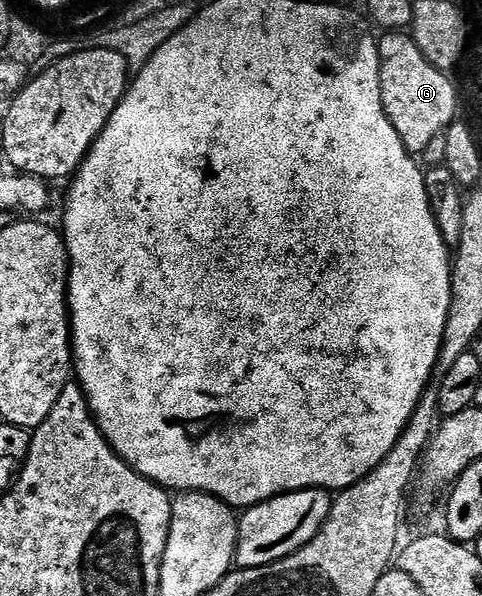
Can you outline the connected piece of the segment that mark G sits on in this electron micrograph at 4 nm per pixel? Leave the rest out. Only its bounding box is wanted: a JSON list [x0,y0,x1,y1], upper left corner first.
[378,30,458,157]

